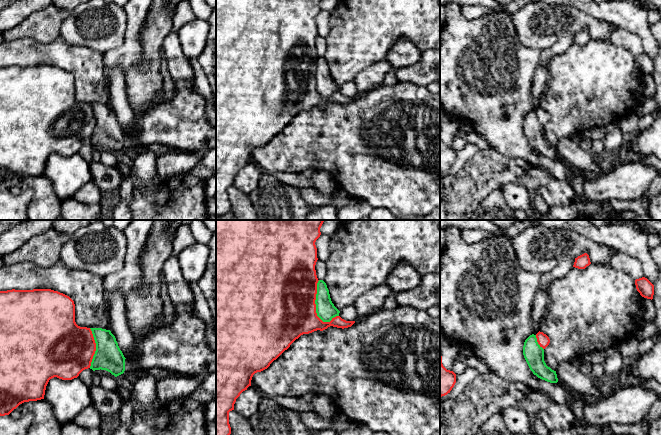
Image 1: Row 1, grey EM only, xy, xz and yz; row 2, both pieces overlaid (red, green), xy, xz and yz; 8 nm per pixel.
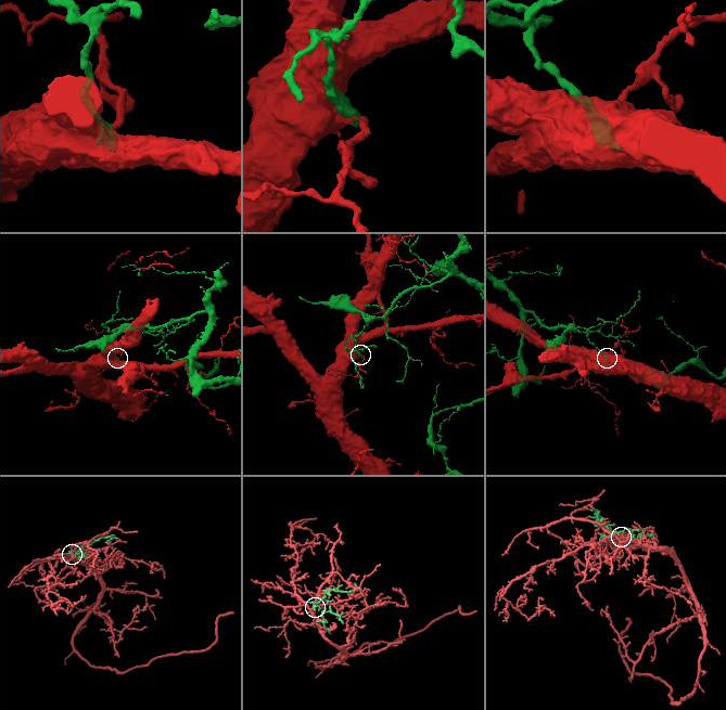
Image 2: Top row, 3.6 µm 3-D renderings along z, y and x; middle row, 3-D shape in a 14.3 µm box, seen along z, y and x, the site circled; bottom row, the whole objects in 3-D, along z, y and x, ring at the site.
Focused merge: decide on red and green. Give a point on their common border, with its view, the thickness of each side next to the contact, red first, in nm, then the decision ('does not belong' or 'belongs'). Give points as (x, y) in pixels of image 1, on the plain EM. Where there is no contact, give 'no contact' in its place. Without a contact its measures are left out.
xz (315, 80) | 500/160 nm | does not belong

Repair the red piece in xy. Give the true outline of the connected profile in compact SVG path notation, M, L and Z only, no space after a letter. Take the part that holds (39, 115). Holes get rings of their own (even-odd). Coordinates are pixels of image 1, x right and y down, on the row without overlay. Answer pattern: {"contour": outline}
{"contour": "M51 65L7 66L0 67L0 192L9 191L20 180L44 175L46 162L50 155L57 153L62 156L72 156L90 144L96 127L96 119L90 104L80 103L75 98L75 80L67 71Z"}

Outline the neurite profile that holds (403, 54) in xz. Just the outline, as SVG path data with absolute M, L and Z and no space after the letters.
M401 40L387 53L386 61L395 69L413 66L421 58L422 52L411 42Z

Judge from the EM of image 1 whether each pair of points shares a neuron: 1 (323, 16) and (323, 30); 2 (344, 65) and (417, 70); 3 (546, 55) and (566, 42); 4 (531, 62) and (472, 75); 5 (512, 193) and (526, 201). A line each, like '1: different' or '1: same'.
1: same
2: different
3: same
4: same
5: same

